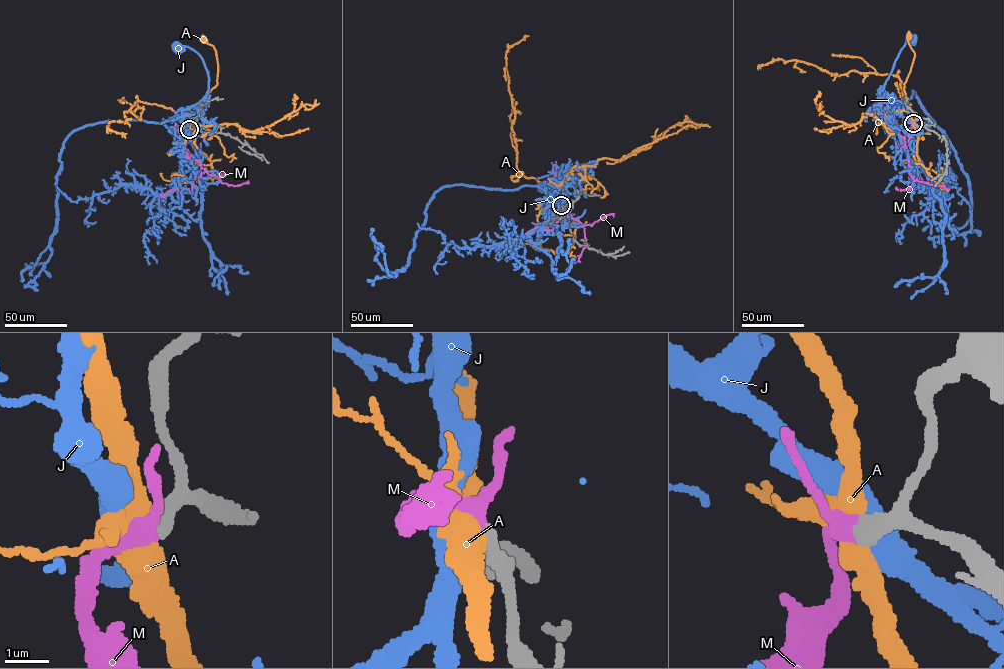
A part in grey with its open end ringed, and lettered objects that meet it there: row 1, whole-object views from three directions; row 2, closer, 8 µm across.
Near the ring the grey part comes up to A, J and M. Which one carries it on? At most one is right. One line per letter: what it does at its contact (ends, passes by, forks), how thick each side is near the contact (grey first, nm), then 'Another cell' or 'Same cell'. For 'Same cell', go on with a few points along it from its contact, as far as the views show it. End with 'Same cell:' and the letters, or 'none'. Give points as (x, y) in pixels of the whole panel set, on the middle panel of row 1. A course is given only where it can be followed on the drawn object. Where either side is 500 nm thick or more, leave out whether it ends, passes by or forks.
A: It forks there. Thickness 460 nm (grey) against 480 nm. Another cell
J: Thickness 480 nm (grey) against 550 nm. Another cell
M: It passes by. Thickness 440 nm (grey) against 320 nm. Same cell. Its course: (561, 205), (556, 201), (567, 214), (552, 229), (537, 228), (518, 236)
Same cell: M

